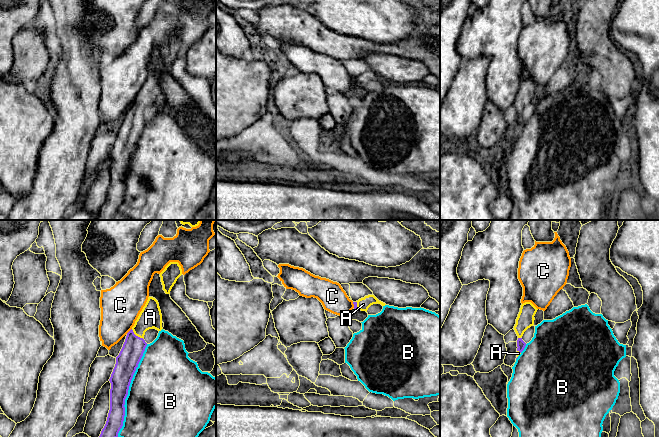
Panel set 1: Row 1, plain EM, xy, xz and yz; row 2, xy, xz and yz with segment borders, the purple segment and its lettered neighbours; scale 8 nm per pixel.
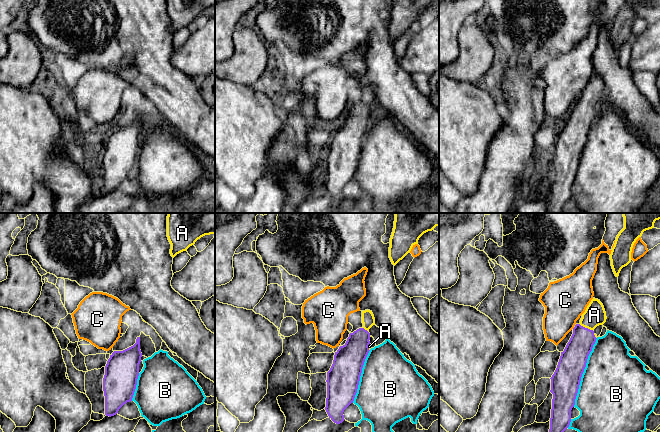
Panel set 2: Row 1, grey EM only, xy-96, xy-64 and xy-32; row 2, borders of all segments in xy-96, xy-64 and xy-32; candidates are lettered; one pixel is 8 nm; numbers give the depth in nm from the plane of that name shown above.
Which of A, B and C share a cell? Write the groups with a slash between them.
A / B / C

